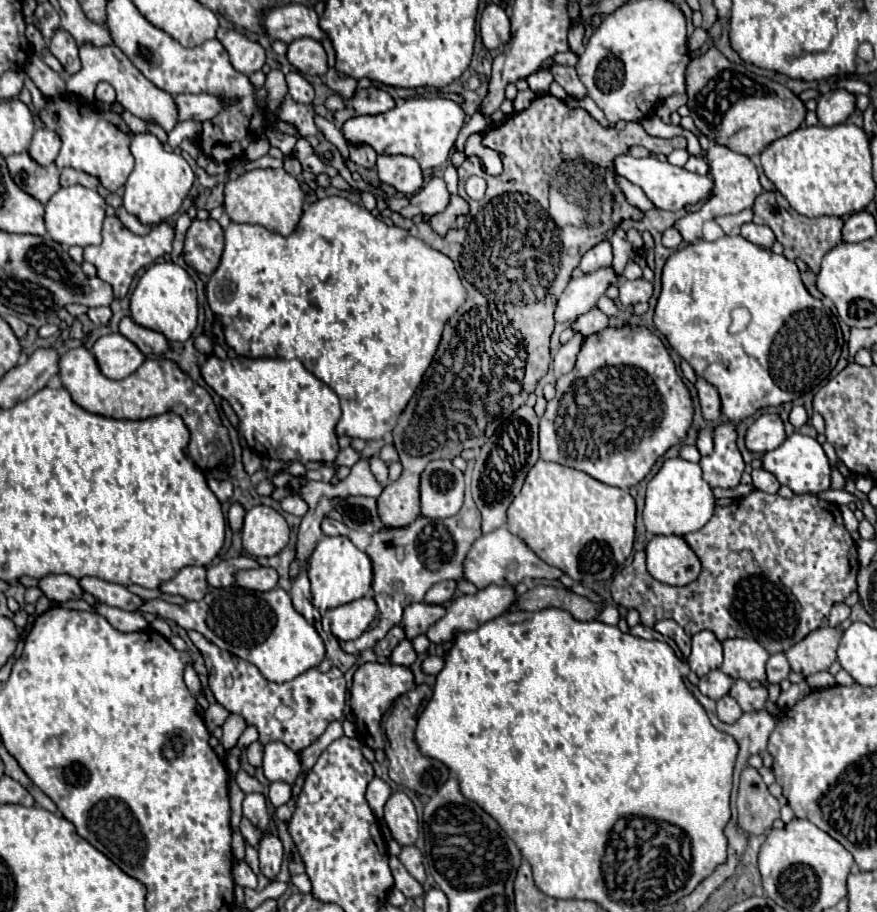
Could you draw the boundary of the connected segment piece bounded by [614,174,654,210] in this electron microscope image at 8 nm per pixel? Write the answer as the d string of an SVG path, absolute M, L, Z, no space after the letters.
M614 174L614 178L616 178L620 190L624 192L626 200L628 200L632 206L636 206L636 208L640 208L640 210L652 210L652 208L654 208L654 204L646 198L646 194L644 194L638 186L634 186L632 182L628 182L626 178L622 178L622 176L618 176L618 174Z

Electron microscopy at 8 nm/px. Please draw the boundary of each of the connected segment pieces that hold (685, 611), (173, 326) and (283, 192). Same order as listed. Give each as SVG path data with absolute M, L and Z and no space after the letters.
M752 490L748 496L736 498L732 502L732 506L716 506L714 516L710 518L710 522L704 528L700 528L698 532L686 534L684 540L688 542L688 546L694 550L694 554L700 558L700 564L702 564L702 572L700 572L700 576L694 582L690 582L686 586L668 586L668 584L662 584L662 582L654 580L648 574L648 570L646 570L646 554L644 554L644 550L636 552L632 564L630 566L624 566L614 576L614 582L610 586L614 602L620 604L620 606L624 606L624 608L636 608L640 612L640 622L644 626L654 626L658 620L672 618L690 636L696 634L696 632L702 632L702 630L710 630L720 642L724 642L728 638L754 638L756 642L760 642L766 648L768 654L780 654L780 652L786 652L788 648L792 648L794 644L798 644L800 640L804 640L810 632L826 626L828 624L830 608L836 602L844 602L856 590L856 574L858 574L858 552L856 552L856 544L850 538L848 530L844 528L844 520L842 520L840 508L836 504L832 504L832 502L822 500L820 496L814 496L814 494L802 494L802 496L794 496L794 498L782 498L778 494L766 494L762 490Z
M156 262L148 266L130 296L130 316L136 324L164 334L170 342L186 342L198 324L198 300L194 280L176 262Z
M284 168L278 170L250 170L226 184L226 200L224 208L232 222L236 224L260 224L270 232L288 236L296 228L300 216L302 216L302 204L304 204L304 192L294 176L290 176Z

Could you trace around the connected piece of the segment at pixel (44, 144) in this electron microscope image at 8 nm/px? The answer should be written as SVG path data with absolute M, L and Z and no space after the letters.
M38 128L34 132L34 138L30 142L28 154L32 156L32 160L36 160L40 166L50 166L60 150L60 142L58 142L58 134L54 134L52 130L46 128Z

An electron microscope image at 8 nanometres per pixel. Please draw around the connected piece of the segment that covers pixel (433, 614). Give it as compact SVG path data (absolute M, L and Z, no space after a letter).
M426 602L410 604L404 610L400 626L404 628L404 634L408 640L414 640L418 634L426 634L428 628L438 622L446 614L444 606L430 606Z

